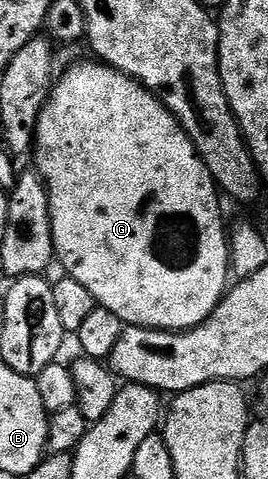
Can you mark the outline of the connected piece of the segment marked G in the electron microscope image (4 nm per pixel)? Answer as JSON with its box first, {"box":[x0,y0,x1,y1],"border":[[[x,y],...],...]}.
{"box":[35,61,231,331],"border":[[[100,61],[92,62],[77,63],[74,67],[67,68],[62,75],[60,72],[41,111],[35,132],[35,170],[45,180],[45,188],[49,191],[55,258],[63,263],[68,278],[79,281],[79,285],[84,285],[91,292],[96,306],[111,309],[111,313],[115,313],[115,317],[119,317],[122,324],[150,327],[156,331],[190,331],[208,319],[209,314],[219,306],[221,296],[225,294],[231,279],[227,223],[225,227],[224,221],[221,220],[221,203],[217,200],[219,188],[177,118],[144,85],[135,82],[122,71],[116,71],[114,67]]]}

